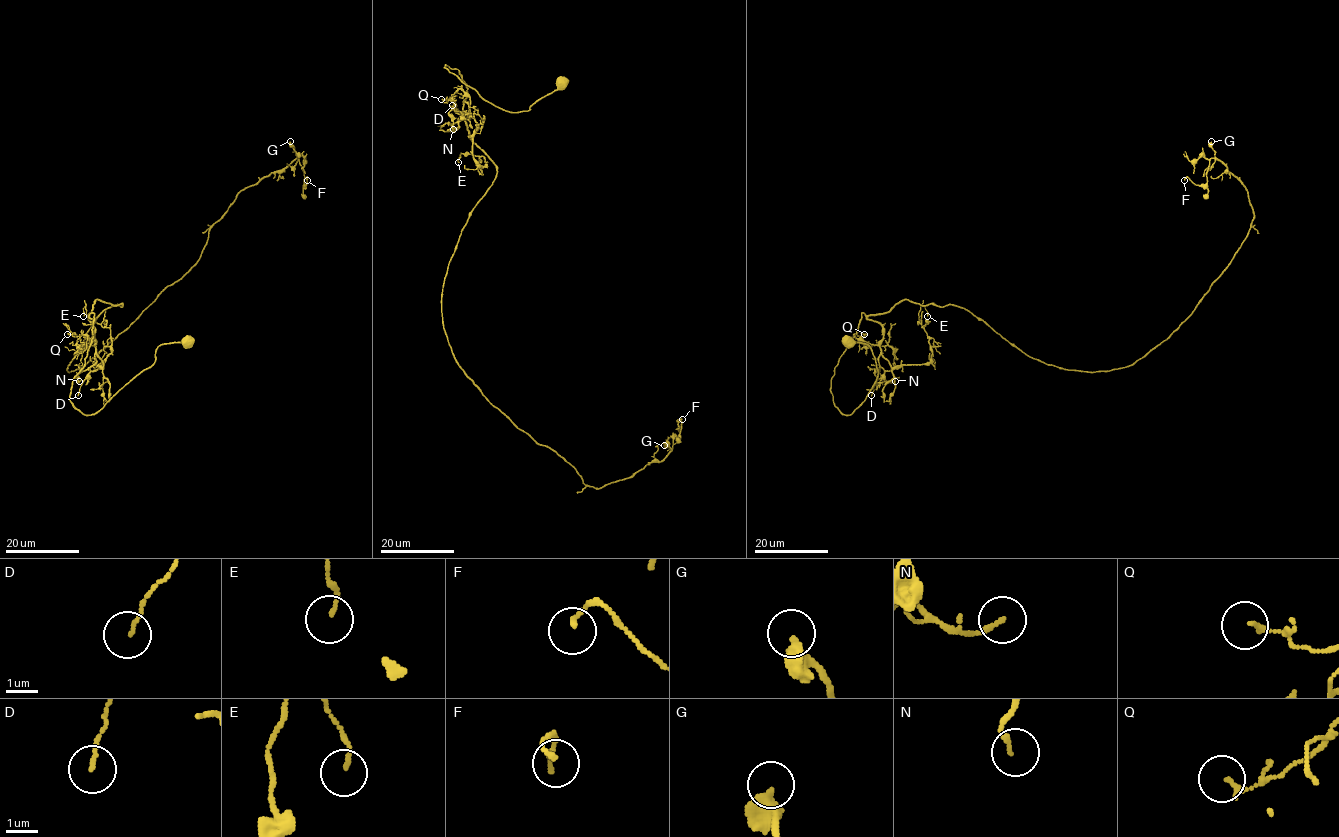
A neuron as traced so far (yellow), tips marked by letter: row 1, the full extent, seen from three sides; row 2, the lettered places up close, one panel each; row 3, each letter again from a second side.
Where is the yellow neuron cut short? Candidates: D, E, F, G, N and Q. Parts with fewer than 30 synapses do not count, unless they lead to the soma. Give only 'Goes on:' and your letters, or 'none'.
Goes on: none

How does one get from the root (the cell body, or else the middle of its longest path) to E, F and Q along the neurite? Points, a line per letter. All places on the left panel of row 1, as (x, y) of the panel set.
E: (188, 342), (161, 344), (84, 415), (69, 395), (91, 313), (101, 367), (112, 340), (83, 316)
F: (188, 342), (72, 405), (96, 299), (122, 306), (68, 371), (241, 190), (298, 158), (307, 180)
Q: (188, 342), (161, 344), (150, 367), (84, 415), (69, 395), (93, 314), (93, 345), (67, 334)

